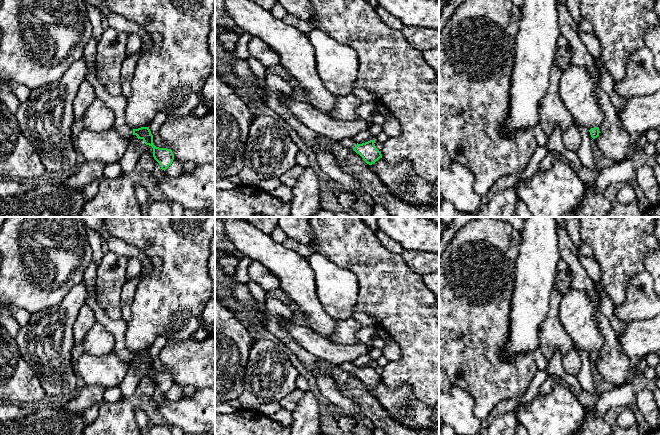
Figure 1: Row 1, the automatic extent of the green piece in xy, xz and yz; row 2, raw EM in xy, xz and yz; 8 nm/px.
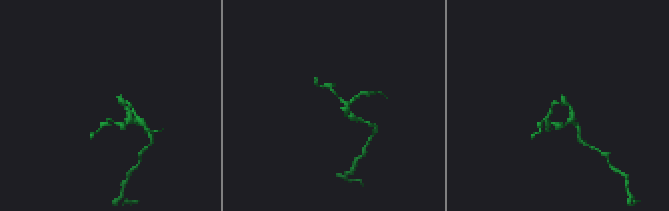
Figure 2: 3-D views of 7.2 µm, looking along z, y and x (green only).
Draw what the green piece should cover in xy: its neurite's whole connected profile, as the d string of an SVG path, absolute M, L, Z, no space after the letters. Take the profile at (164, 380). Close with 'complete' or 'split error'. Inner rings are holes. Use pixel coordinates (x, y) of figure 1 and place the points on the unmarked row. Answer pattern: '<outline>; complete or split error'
M92 262L88 265L83 282L87 288L88 295L85 303L91 308L95 315L96 322L103 325L115 337L115 345L113 352L121 359L136 359L138 363L142 363L146 369L153 372L153 381L159 387L162 394L166 394L174 384L174 378L171 373L156 371L153 367L153 359L149 351L141 351L138 353L130 352L124 345L124 334L127 330L127 324L123 319L113 320L107 316L96 300L95 284L97 277L97 264Z; split error

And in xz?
M342 363L339 367L349 373L353 373L369 389L382 382L381 375L376 372L374 364L358 368L353 363Z; split error

